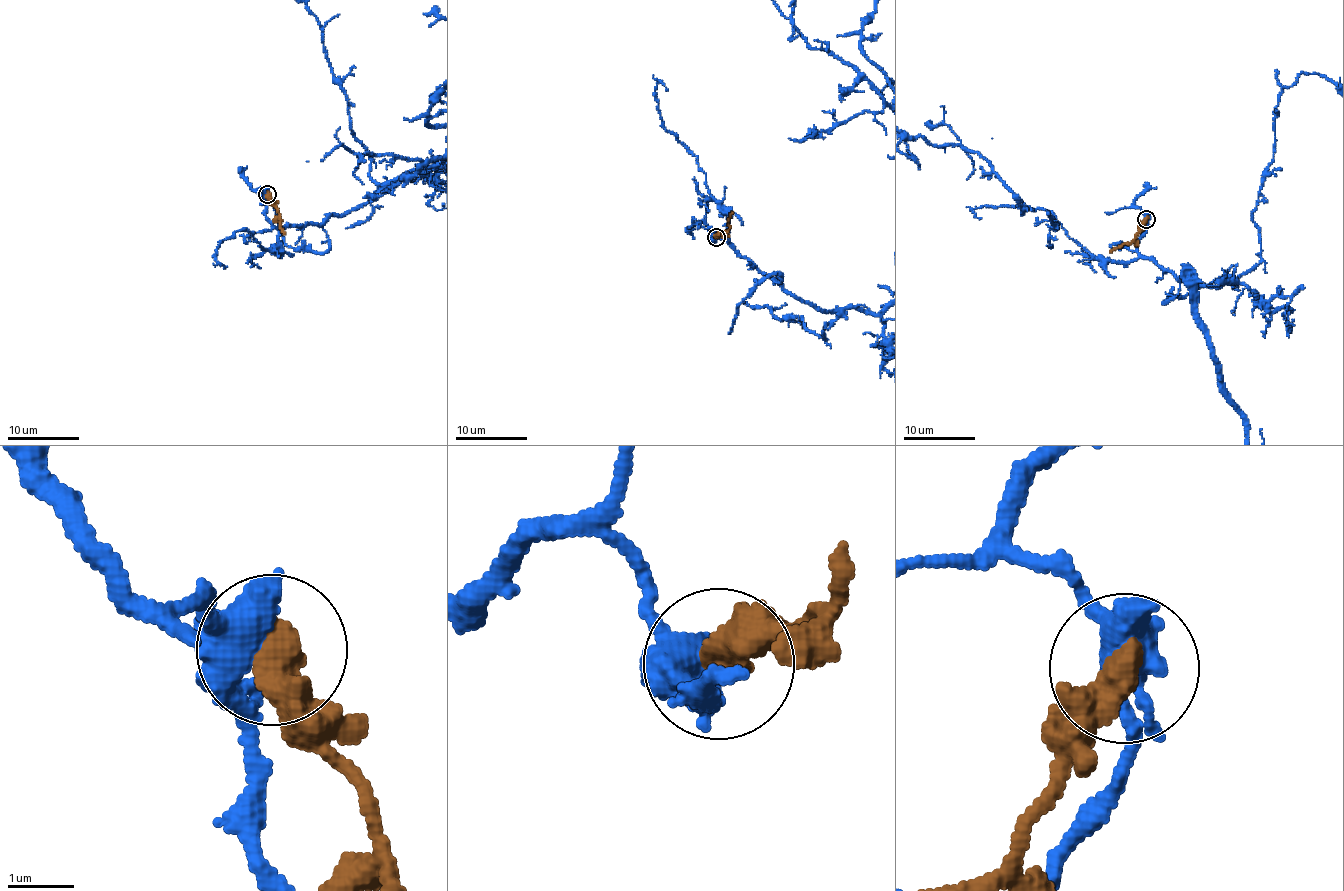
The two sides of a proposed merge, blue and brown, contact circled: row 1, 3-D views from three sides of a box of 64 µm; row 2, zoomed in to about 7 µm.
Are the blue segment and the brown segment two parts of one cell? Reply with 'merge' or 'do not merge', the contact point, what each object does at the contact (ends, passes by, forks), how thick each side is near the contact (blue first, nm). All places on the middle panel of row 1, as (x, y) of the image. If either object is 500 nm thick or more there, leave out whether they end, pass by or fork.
merge; place (716, 237); calibres 400 and 550 nm

